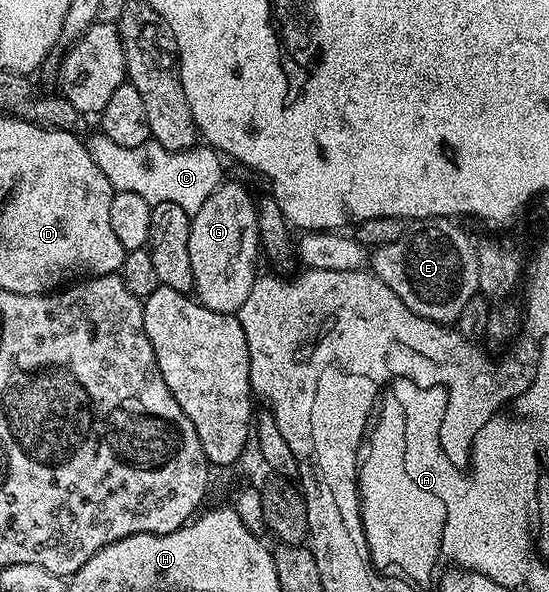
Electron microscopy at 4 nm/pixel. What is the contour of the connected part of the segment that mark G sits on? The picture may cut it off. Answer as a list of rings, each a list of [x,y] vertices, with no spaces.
[[[225,181],[216,188],[213,195],[201,205],[201,210],[192,214],[189,227],[189,267],[193,267],[194,296],[202,305],[209,307],[209,311],[238,314],[245,299],[249,299],[251,288],[257,279],[255,256],[260,256],[261,246],[256,200],[245,186],[230,181]]]

